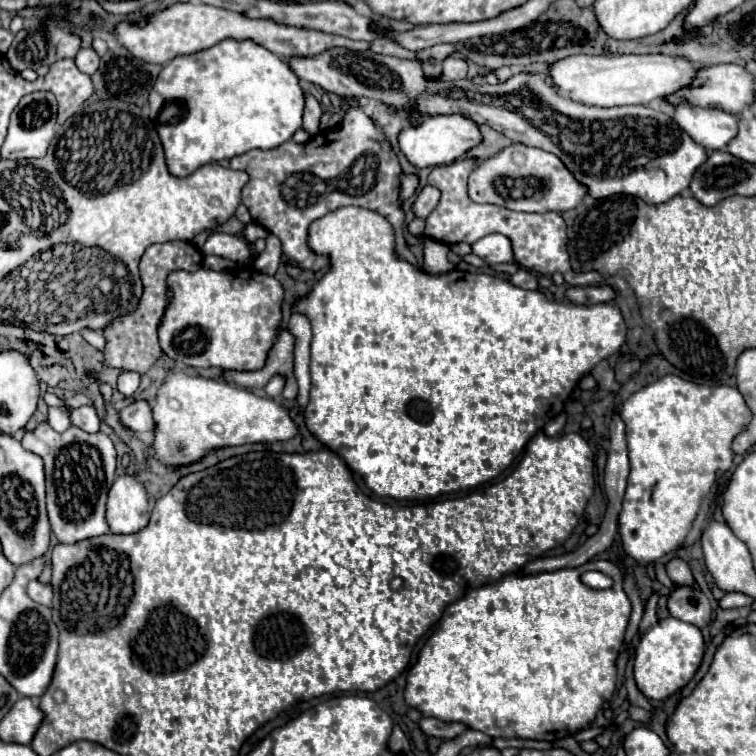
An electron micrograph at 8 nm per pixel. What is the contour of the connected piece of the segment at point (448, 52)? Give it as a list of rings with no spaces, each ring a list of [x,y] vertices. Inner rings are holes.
[[[436,44],[434,48],[426,48],[424,52],[418,52],[418,60],[420,62],[426,62],[426,60],[430,60],[430,58],[434,58],[434,60],[444,60],[444,58],[448,58],[448,56],[452,56],[456,52],[456,48],[452,46],[452,44]]]

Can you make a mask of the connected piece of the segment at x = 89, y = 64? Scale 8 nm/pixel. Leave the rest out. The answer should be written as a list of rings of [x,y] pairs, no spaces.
[[[80,48],[80,52],[76,54],[76,66],[84,72],[84,74],[94,74],[98,70],[100,58],[94,52],[94,48]]]

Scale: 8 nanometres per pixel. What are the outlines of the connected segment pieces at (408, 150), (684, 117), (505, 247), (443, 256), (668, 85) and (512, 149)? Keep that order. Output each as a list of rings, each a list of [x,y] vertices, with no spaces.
[[[430,116],[418,126],[404,128],[398,134],[398,146],[408,158],[412,166],[418,168],[428,168],[428,166],[442,166],[442,164],[452,164],[458,160],[462,154],[466,154],[470,148],[474,148],[482,140],[480,130],[472,120],[464,120],[464,116]]]
[[[690,102],[676,106],[674,120],[684,128],[692,140],[708,150],[722,150],[732,136],[736,136],[738,118],[718,108],[698,108]]]
[[[488,234],[472,244],[472,252],[486,260],[488,264],[508,264],[514,262],[514,252],[512,252],[512,242],[504,234]]]
[[[426,238],[426,248],[424,248],[424,266],[422,270],[430,274],[444,274],[454,268],[454,264],[448,260],[448,246],[436,240]]]
[[[576,54],[558,60],[550,68],[550,76],[558,86],[558,94],[586,106],[628,106],[628,104],[648,104],[658,98],[672,96],[684,88],[690,88],[700,64],[694,64],[682,56],[646,54],[646,56],[588,56]]]
[[[512,144],[496,156],[484,160],[470,174],[468,194],[474,202],[500,204],[520,212],[566,212],[576,208],[586,198],[588,188],[574,178],[556,154],[524,144]]]

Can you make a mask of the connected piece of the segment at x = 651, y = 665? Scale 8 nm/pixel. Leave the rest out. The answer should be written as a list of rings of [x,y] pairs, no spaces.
[[[668,616],[660,620],[650,632],[646,632],[636,648],[636,660],[634,660],[636,684],[646,698],[664,700],[676,694],[692,680],[694,672],[702,662],[702,656],[704,656],[702,632],[692,624]]]

